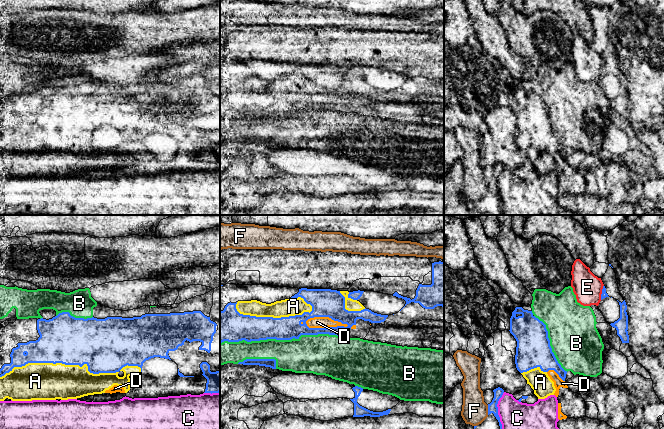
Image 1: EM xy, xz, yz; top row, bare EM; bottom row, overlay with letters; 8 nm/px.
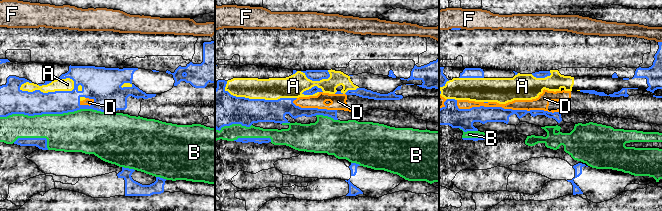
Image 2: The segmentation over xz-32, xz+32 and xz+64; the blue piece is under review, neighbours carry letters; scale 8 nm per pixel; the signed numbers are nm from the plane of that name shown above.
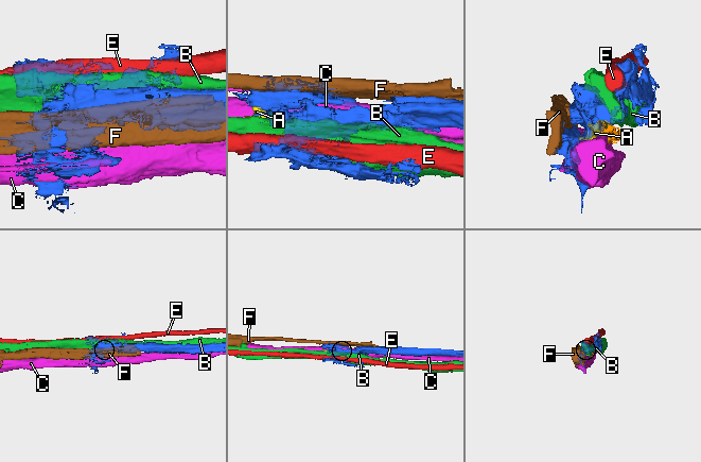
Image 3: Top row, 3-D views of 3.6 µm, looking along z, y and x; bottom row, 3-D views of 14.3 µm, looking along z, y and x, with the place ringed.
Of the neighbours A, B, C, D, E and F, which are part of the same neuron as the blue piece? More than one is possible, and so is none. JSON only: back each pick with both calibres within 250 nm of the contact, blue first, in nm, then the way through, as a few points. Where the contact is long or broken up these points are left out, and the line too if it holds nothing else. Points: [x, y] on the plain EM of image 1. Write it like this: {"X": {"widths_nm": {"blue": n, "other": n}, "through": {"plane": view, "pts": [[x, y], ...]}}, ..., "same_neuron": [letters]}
{"same_neuron": []}

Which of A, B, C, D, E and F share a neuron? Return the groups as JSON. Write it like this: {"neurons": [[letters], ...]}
{"neurons": [["A", "D"], ["B"], ["C"], ["E"], ["F"]]}

